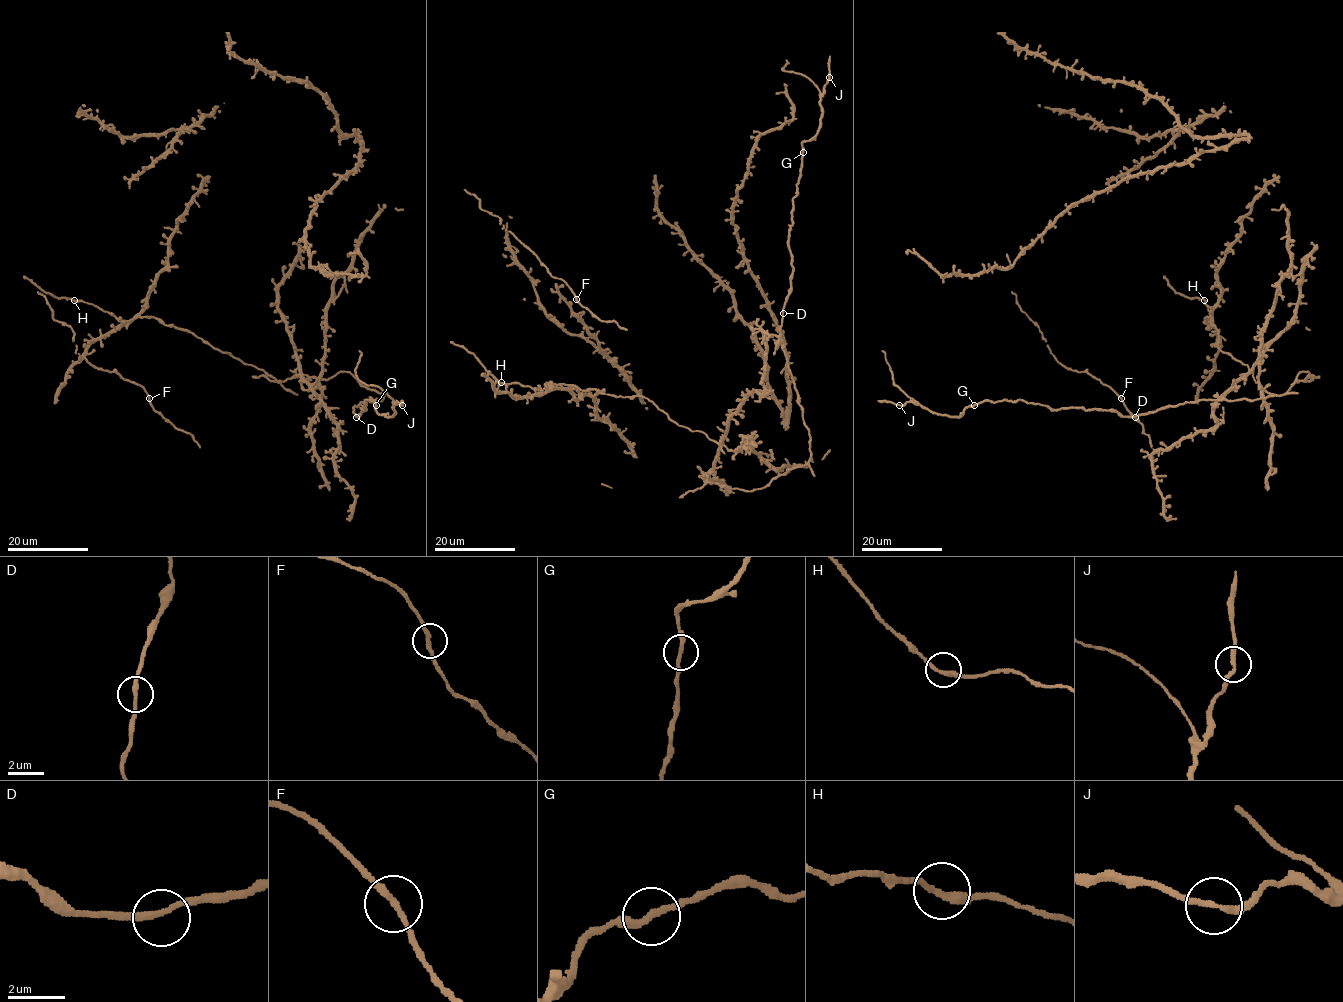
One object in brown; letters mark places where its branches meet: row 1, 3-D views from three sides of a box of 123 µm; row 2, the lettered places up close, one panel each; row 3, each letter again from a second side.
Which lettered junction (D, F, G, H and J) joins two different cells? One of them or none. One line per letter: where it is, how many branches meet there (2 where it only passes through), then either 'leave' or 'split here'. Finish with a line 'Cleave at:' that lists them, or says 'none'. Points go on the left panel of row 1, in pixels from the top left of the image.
D: (356, 417) | 2 | leave
F: (149, 398) | 2 | leave
G: (376, 405) | 2 | leave
H: (74, 300) | 2 | leave
J: (402, 405) | 2 | leave
Cleave at: none

